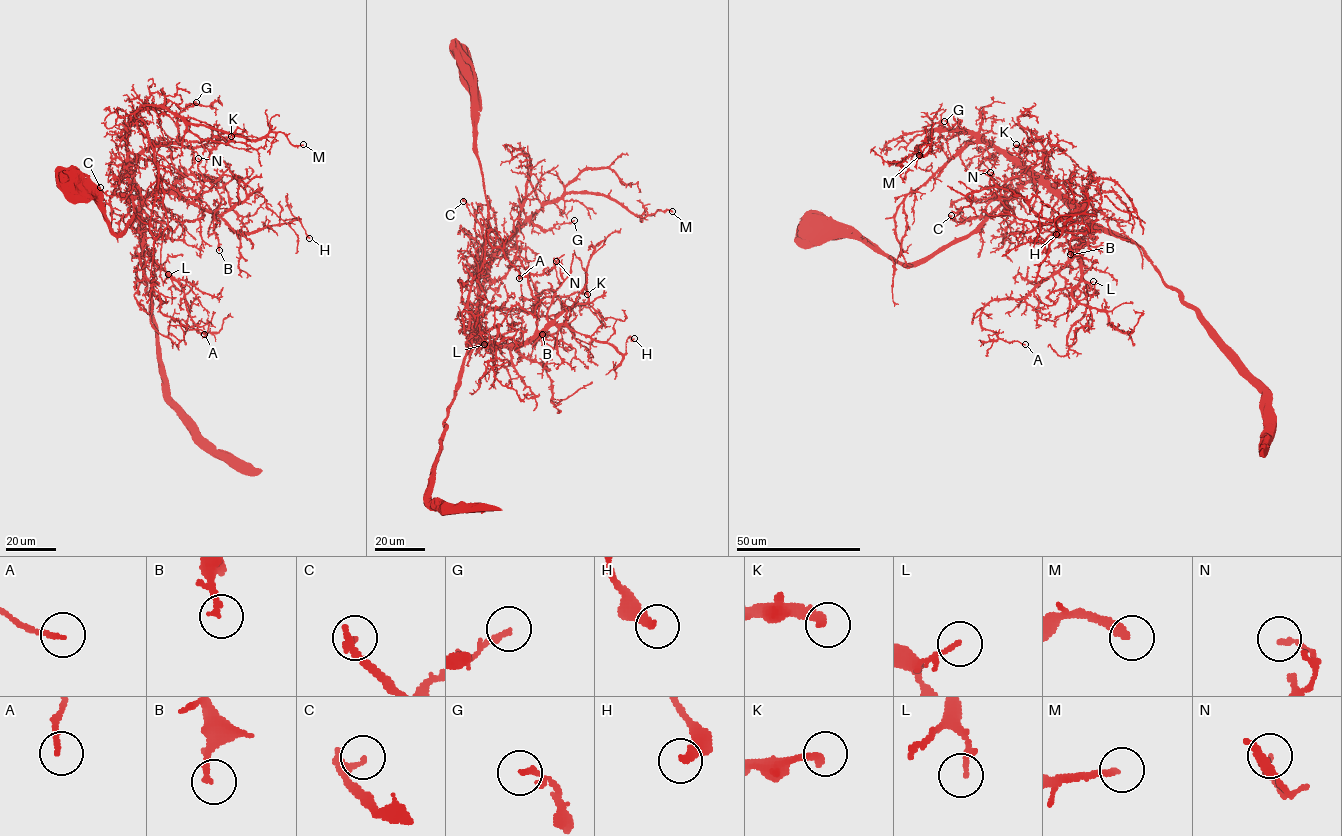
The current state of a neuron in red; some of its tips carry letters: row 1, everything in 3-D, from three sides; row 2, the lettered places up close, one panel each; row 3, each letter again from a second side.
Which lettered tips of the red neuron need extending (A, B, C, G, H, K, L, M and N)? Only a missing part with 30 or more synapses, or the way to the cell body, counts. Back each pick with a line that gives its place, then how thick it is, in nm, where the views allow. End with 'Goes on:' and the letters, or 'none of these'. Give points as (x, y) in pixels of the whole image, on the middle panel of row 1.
Goes on: none of these

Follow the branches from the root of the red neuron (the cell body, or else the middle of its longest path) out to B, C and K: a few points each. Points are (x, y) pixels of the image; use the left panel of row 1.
B: (229, 457), (170, 401), (145, 290), (142, 203), (175, 193), (211, 212), (219, 250)
C: (229, 457), (170, 401), (152, 300), (145, 290), (138, 201), (127, 166), (130, 195), (107, 195), (100, 187)
K: (229, 457), (216, 450), (170, 401), (152, 300), (145, 290), (132, 165), (141, 153), (154, 145), (231, 136)

